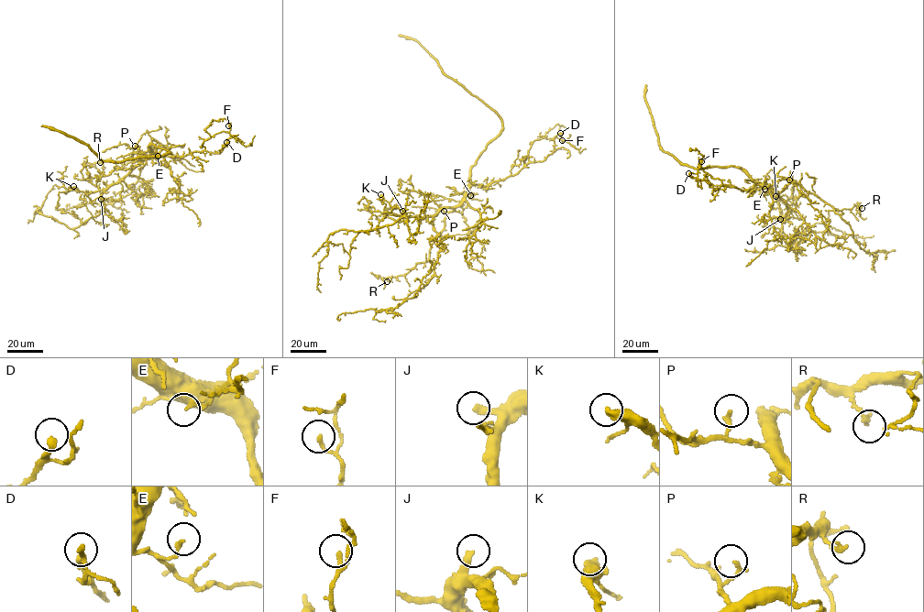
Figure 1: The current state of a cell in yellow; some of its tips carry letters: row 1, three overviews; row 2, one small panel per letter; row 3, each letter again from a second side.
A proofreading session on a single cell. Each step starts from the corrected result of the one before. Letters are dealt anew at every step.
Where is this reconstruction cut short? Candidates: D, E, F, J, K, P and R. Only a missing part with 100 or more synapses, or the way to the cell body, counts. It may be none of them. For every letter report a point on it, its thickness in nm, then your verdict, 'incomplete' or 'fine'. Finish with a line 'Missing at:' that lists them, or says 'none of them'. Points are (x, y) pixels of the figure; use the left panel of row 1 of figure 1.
D: (226, 142) | 280 nm | fine
E: (158, 156) | 200 nm | fine
F: (228, 125) | 180 nm | fine
J: (101, 199) | 280 nm | incomplete
K: (73, 186) | 550 nm | fine
P: (135, 146) | 200 nm | fine
R: (100, 162) | 220 nm | fine
Missing at: J

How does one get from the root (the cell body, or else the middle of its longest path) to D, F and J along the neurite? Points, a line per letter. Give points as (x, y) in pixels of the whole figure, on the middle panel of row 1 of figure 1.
D: (464, 198), (472, 185), (488, 185), (516, 174), (530, 162), (544, 161), (554, 151), (555, 137), (560, 133)
F: (464, 198), (472, 185), (488, 185), (516, 174), (529, 162), (529, 150), (533, 140), (555, 137), (562, 140)
J: (464, 198), (456, 206), (442, 208), (430, 215), (406, 218), (402, 215), (402, 211)

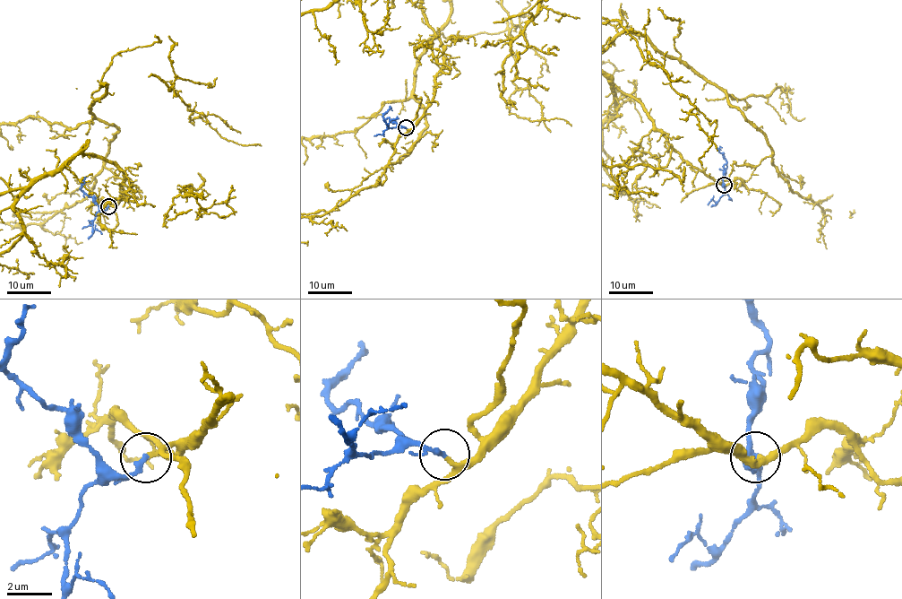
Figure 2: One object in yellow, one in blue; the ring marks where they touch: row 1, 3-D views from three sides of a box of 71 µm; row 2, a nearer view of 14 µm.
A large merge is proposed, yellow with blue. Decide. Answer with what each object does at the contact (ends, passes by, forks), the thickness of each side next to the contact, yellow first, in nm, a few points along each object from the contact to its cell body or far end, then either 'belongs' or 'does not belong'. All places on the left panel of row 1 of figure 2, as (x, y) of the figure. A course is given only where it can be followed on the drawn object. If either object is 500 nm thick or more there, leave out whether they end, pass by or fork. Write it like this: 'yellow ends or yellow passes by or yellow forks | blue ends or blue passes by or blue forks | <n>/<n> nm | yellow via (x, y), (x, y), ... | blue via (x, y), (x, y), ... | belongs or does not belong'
yellow passes by | blue ends | 170/240 nm | blue via (108, 206), (102, 210), (81, 189), (87, 177) | belongs

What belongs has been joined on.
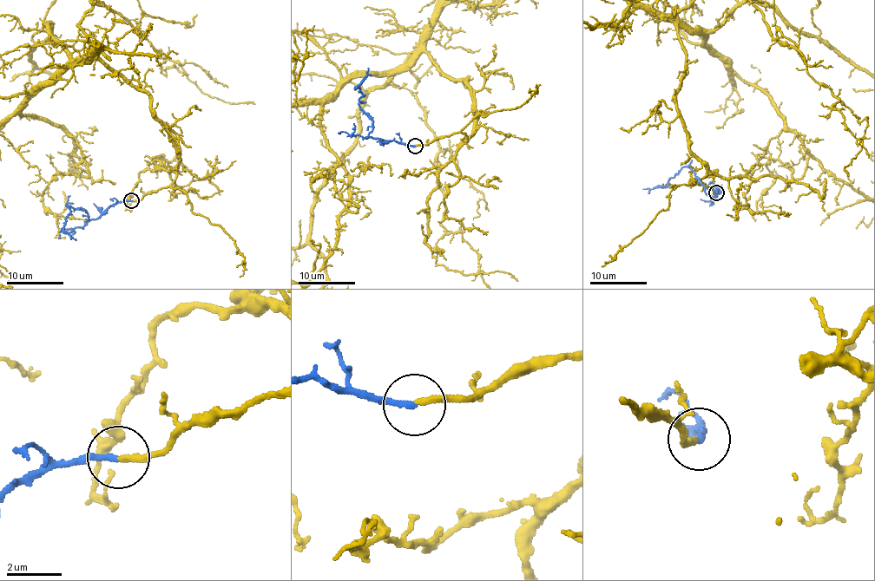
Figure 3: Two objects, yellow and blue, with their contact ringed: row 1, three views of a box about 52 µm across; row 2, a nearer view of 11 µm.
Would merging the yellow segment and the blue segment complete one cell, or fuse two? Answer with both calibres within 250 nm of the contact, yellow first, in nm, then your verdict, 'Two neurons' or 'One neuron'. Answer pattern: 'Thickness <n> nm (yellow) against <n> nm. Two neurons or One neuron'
Thickness 220 nm (yellow) against 200 nm. One neuron

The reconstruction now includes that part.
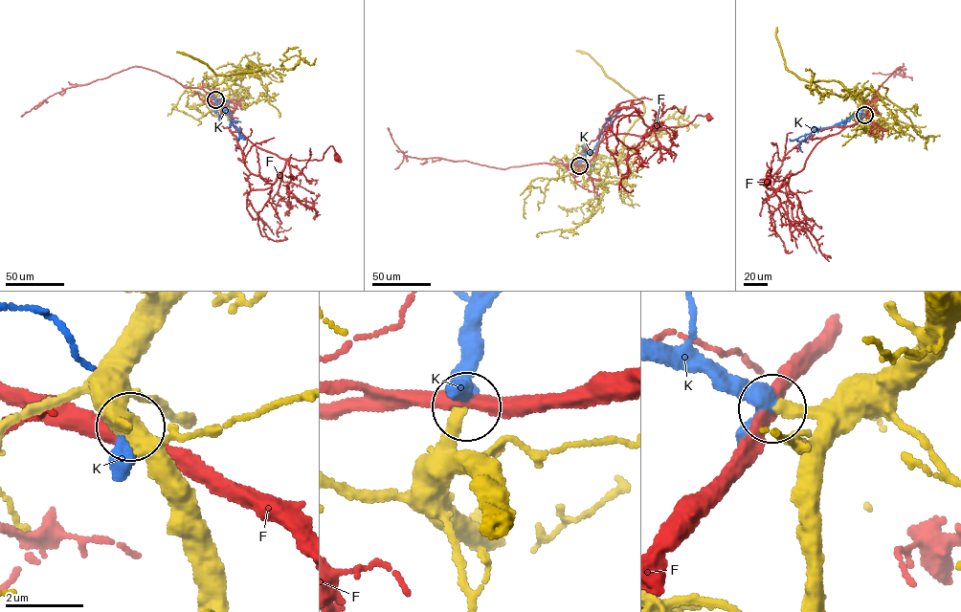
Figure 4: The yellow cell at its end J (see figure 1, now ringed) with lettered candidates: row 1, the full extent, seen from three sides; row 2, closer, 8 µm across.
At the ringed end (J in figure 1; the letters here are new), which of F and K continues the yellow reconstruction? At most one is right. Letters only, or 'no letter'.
K

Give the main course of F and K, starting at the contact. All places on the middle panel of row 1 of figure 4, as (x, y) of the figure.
F: (579, 165), (587, 163), (598, 143), (614, 134), (643, 135), (686, 125), (697, 115), (708, 113), (709, 117)
K: (579, 165), (582, 155), (593, 149), (600, 131), (610, 124), (611, 119), (606, 120), (608, 124)

